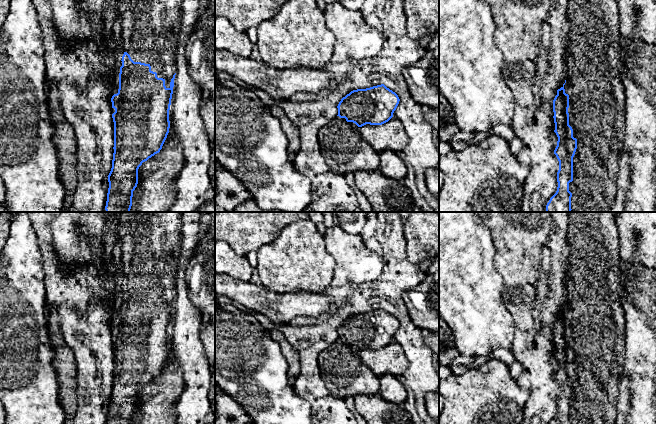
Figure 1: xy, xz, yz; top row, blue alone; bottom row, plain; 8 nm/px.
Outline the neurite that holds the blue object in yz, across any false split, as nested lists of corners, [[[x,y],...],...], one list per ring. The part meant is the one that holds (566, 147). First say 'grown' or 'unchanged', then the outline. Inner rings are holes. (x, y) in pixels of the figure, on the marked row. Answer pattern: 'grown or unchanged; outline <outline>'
unchanged; outline [[[565,83],[557,90],[553,100],[554,132],[558,137],[554,150],[559,161],[558,187],[546,205],[546,212],[571,212],[572,210],[569,183],[573,181],[573,157],[577,149],[577,139],[573,137],[573,129],[569,125],[569,95],[565,93],[564,85]]]

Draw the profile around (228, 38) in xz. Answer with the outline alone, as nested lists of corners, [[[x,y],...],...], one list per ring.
[[[217,16],[215,17],[215,49],[249,57],[252,42],[246,32],[238,31],[226,18]]]

